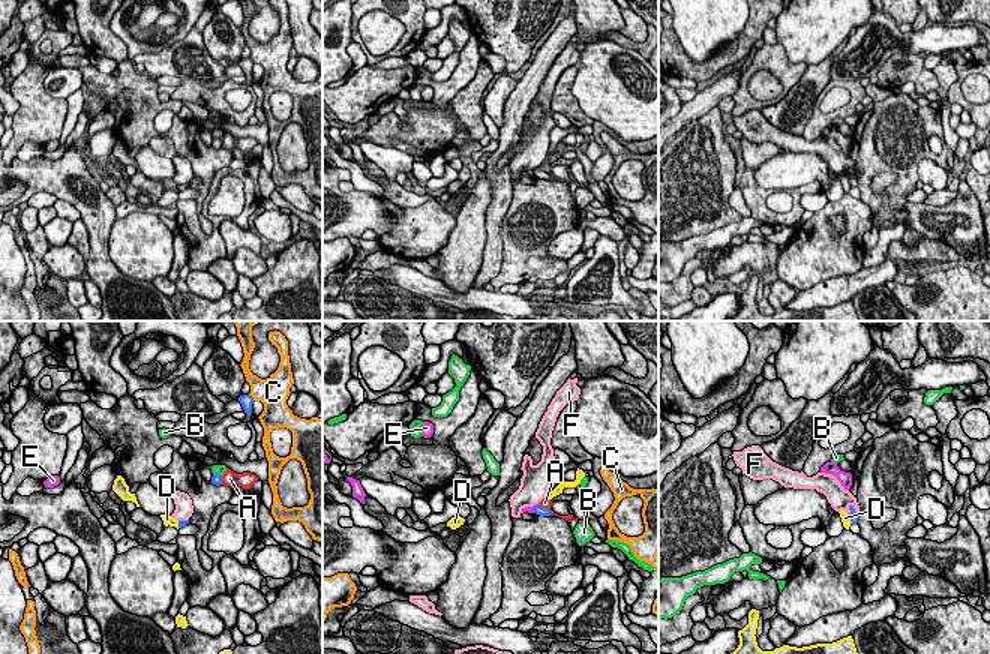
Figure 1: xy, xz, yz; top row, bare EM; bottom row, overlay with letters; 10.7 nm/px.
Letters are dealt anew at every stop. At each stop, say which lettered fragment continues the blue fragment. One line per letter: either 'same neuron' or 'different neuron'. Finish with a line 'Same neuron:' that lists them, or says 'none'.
A: different neuron
B: different neuron
C: different neuron
D: different neuron
E: different neuron
F: different neuron
Same neuron: none

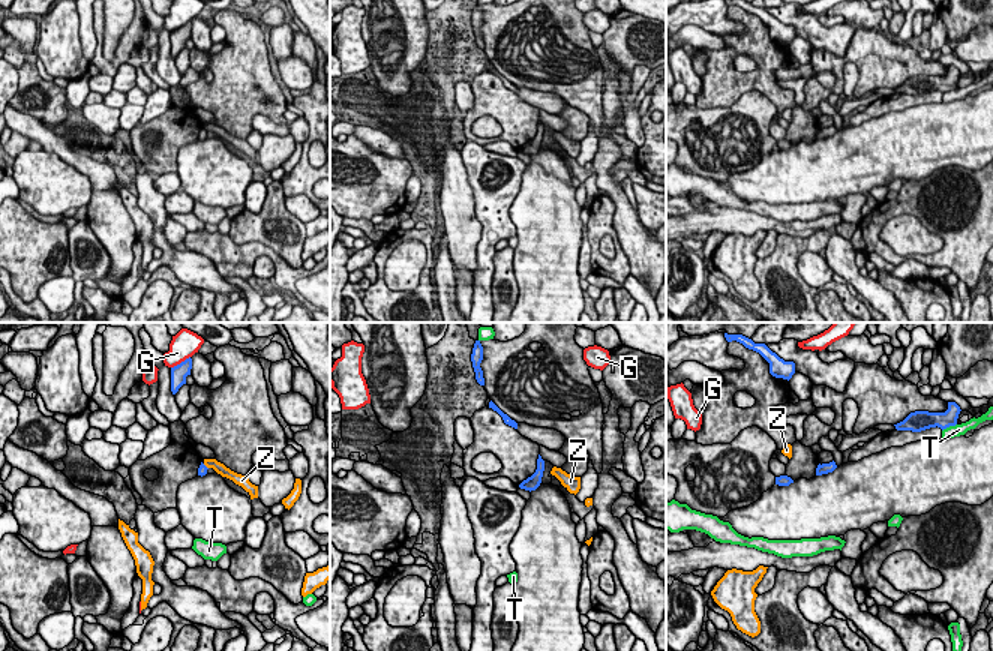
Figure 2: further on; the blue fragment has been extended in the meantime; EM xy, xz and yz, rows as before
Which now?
G: different neuron
T: different neuron
Z: different neuron
Same neuron: none

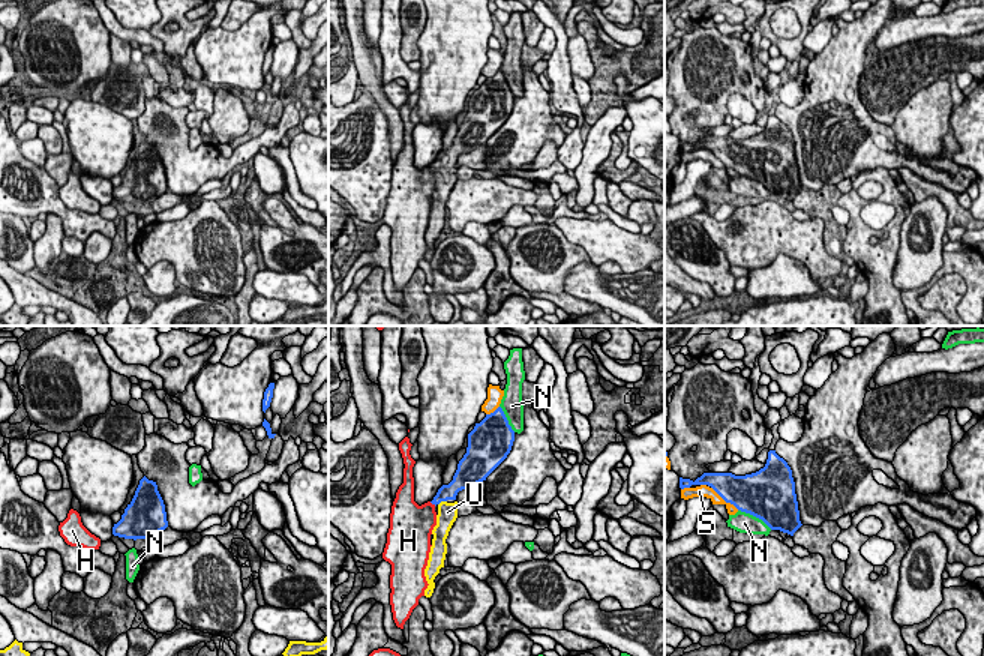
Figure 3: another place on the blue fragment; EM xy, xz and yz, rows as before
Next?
H: different neuron
N: different neuron
S: different neuron
U: same neuron
Same neuron: U

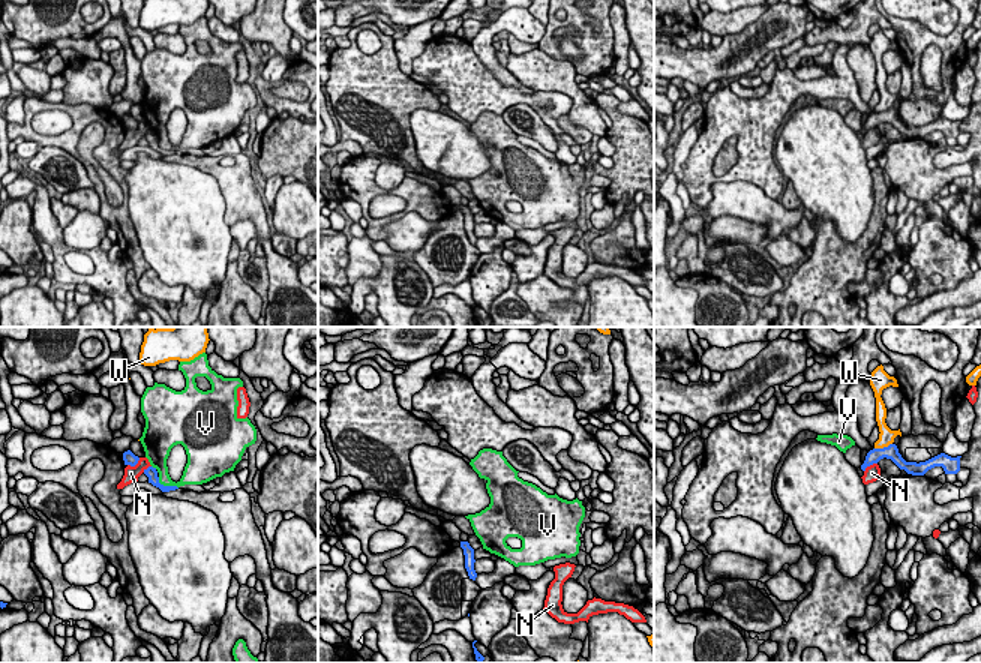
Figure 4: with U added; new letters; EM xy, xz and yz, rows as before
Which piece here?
N: different neuron
V: different neuron
W: different neuron
Same neuron: none

